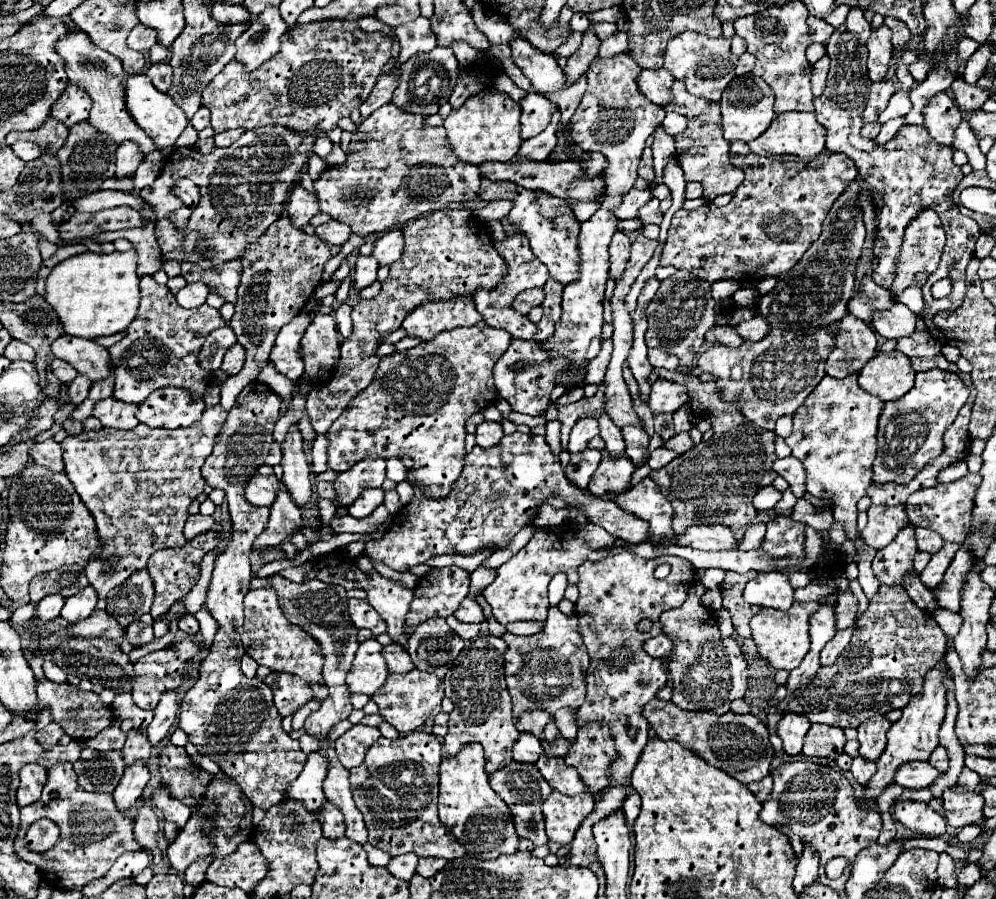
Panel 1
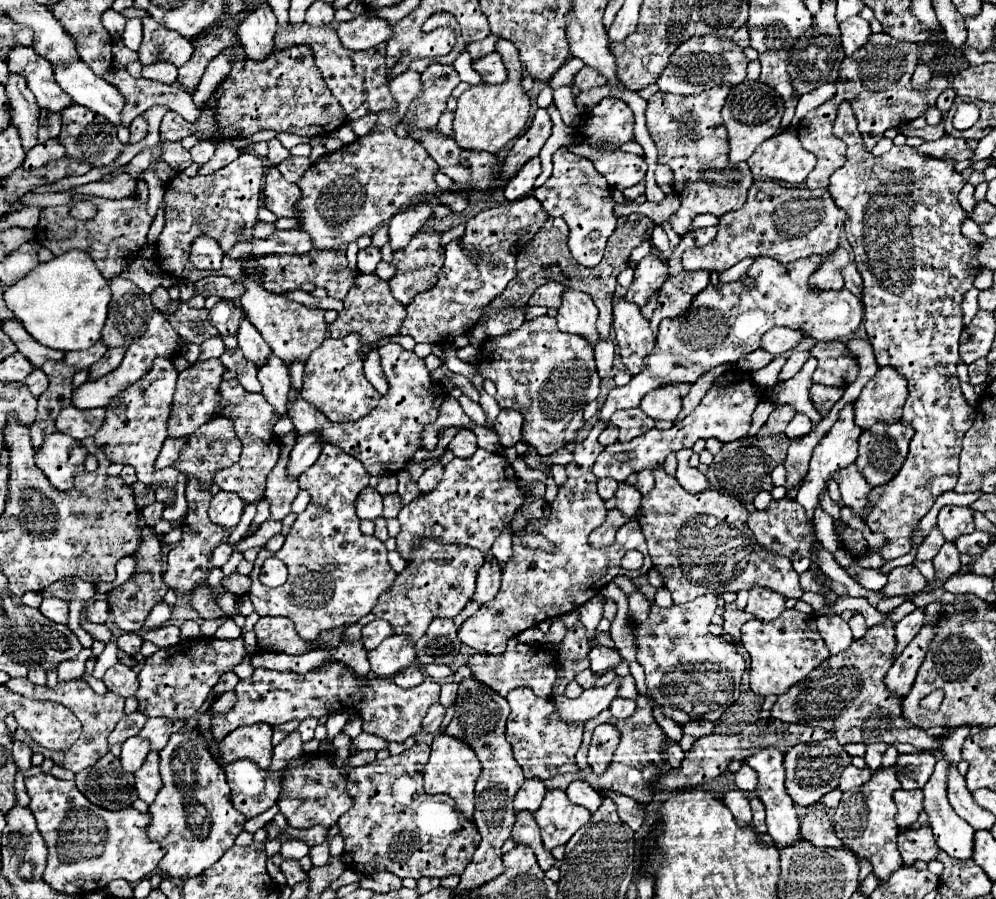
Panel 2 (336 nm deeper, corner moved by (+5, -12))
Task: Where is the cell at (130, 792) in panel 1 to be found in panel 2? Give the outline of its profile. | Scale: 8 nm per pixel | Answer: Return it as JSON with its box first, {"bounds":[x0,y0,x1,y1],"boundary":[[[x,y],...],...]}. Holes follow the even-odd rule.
{"bounds":[120,736,150,772],"boundary":[[[132,736],[128,742],[122,744],[122,754],[120,754],[122,768],[126,772],[136,772],[144,764],[148,752],[150,752],[148,740],[144,740],[140,736]]]}

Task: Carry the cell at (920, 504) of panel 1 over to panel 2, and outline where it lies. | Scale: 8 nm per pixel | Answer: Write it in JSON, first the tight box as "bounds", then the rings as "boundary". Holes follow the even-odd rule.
{"bounds":[938,506,974,542],"boundary":[[[944,506],[938,514],[938,528],[948,542],[962,534],[974,532],[974,510],[960,506]]]}

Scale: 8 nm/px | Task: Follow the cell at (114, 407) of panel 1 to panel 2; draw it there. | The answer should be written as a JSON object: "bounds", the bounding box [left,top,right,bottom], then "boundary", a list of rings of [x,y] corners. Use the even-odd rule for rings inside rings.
{"bounds":[56,406,104,440],"boundary":[[[66,406],[60,410],[56,418],[56,430],[64,432],[76,440],[84,440],[88,436],[94,436],[100,424],[104,422],[104,408],[94,410],[78,410],[74,406]]]}

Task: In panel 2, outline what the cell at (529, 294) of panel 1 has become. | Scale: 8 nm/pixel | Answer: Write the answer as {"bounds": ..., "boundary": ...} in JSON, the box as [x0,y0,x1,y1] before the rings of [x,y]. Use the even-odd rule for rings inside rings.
{"bounds":[528,282,566,308],"boundary":[[[548,282],[540,286],[528,300],[528,306],[546,306],[546,308],[560,308],[562,304],[562,292],[566,290],[560,282]]]}

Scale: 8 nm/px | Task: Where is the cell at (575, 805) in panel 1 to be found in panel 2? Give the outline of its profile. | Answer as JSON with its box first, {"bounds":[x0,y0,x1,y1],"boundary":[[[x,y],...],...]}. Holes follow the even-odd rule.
{"bounds":[534,790,590,850],"boundary":[[[548,790],[542,806],[534,812],[534,820],[540,826],[544,848],[552,850],[566,844],[590,820],[590,812],[572,804],[564,790]]]}

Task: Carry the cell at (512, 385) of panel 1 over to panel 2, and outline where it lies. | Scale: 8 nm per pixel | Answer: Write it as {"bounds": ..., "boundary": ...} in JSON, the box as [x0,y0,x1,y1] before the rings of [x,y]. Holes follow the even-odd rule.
{"bounds":[494,410,522,448],"boundary":[[[502,410],[498,420],[496,420],[496,428],[494,428],[500,436],[500,444],[504,448],[514,446],[520,440],[520,432],[522,432],[522,416],[516,410]]]}

